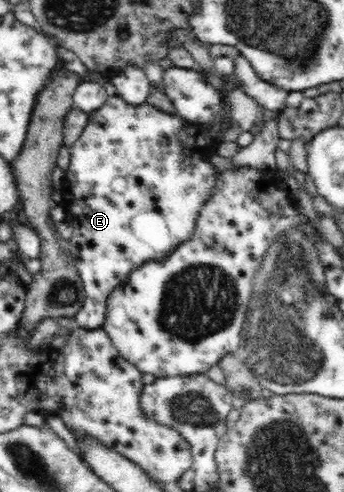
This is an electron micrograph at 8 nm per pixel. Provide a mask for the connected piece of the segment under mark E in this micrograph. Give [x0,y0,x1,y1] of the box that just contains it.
[59,66,240,330]

